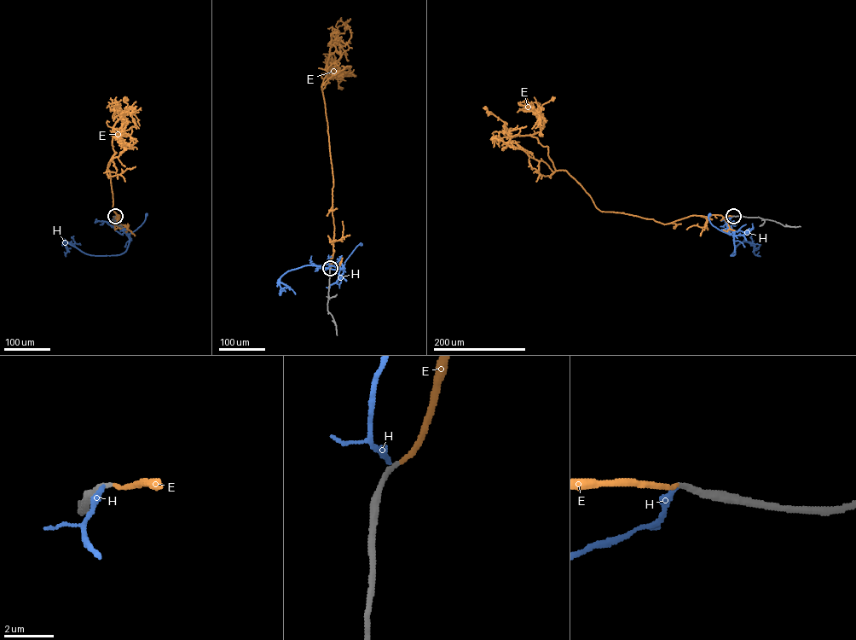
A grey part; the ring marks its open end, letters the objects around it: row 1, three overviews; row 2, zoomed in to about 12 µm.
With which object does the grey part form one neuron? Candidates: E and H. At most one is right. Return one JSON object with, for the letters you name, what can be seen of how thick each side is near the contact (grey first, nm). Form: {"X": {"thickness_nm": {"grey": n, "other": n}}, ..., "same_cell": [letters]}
{"E": {"thickness_nm": {"grey": 200, "other": 170}}, "same_cell": ["E"]}

